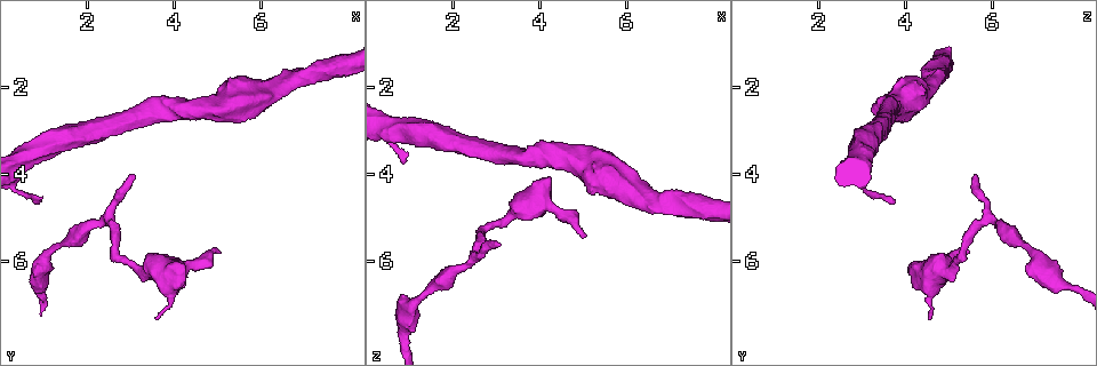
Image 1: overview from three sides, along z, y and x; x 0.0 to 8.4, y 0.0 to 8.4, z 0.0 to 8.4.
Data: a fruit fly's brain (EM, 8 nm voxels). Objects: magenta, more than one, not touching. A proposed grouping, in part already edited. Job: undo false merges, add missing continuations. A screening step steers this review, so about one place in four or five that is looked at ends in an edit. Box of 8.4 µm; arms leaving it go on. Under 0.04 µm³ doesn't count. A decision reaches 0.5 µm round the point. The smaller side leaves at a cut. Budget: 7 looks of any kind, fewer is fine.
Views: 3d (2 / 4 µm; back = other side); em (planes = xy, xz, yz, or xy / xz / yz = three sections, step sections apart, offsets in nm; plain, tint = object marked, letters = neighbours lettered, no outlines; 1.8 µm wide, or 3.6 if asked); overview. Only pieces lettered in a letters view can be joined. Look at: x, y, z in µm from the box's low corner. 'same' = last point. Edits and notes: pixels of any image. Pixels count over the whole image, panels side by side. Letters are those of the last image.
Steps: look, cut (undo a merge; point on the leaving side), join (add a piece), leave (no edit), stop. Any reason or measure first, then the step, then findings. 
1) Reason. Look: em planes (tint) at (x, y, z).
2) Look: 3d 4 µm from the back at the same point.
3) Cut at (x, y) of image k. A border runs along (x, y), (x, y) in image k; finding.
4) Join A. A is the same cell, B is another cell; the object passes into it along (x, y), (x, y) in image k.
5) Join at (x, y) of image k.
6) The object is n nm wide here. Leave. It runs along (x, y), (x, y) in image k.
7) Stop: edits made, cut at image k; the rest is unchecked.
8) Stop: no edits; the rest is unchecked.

Tapers out. Look: 3d 2 µm at (0.85, 4.65, 3.75).

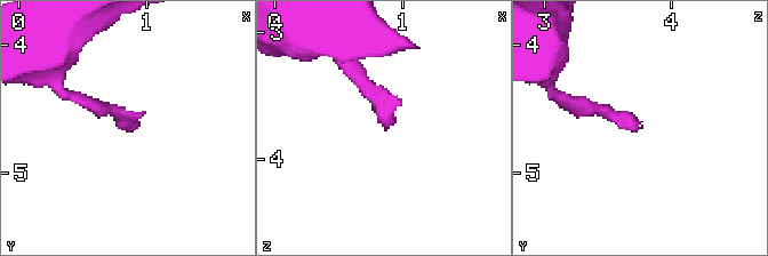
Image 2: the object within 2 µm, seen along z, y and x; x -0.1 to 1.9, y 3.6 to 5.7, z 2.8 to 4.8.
Shape alone is not enough. Look: em planes (letters) at (0.86, 4.62, 3.78).

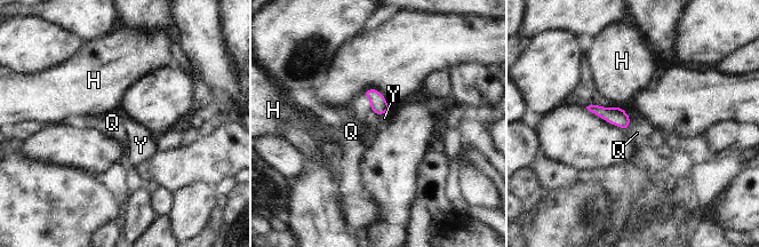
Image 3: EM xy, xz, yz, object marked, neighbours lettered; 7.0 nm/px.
The object is 120 nm wide here. Join Y. Y is the same cell, H and Q are other cells; the cell continues.

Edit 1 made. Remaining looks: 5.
Redraw. Look: overview.

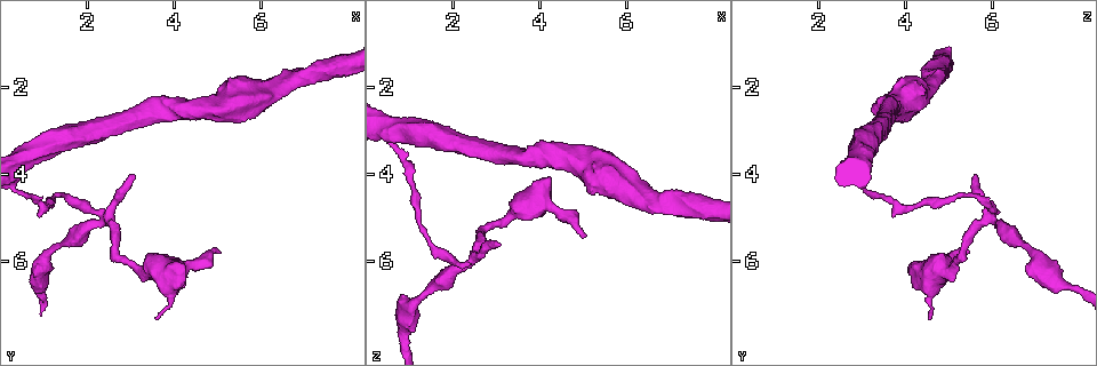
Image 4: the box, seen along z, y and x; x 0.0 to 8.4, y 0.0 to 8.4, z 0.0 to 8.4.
An open end. Look: em planes (letters) at (5.00, 5.90, 5.45).

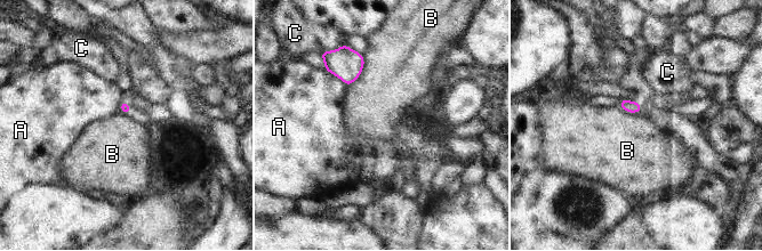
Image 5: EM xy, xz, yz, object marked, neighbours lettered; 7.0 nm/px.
Leave. A, B and C are other cells; a border runs along (362, 54), (361, 74), (347, 86) in image 5; none of them fits.

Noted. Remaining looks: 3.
Sudden change in width. Look: em planes (letters) at (5.85, 2.10, 4.25).

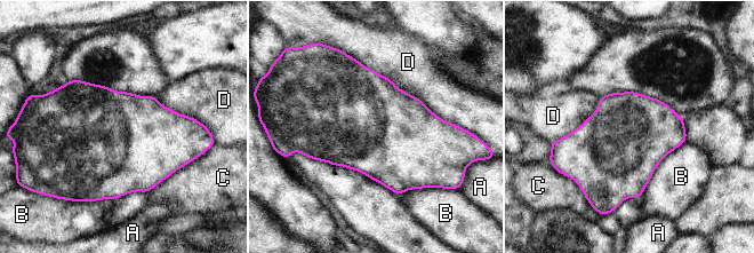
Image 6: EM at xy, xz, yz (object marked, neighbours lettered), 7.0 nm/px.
The longest contact is with D, 900 nm. Leave. A, B, C and D are other cells; a border runs along (347, 54), (455, 125) in image 6; continuous, no second cell.

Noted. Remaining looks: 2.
Stop: edits made, join at image 3; the rest is unchecked.

